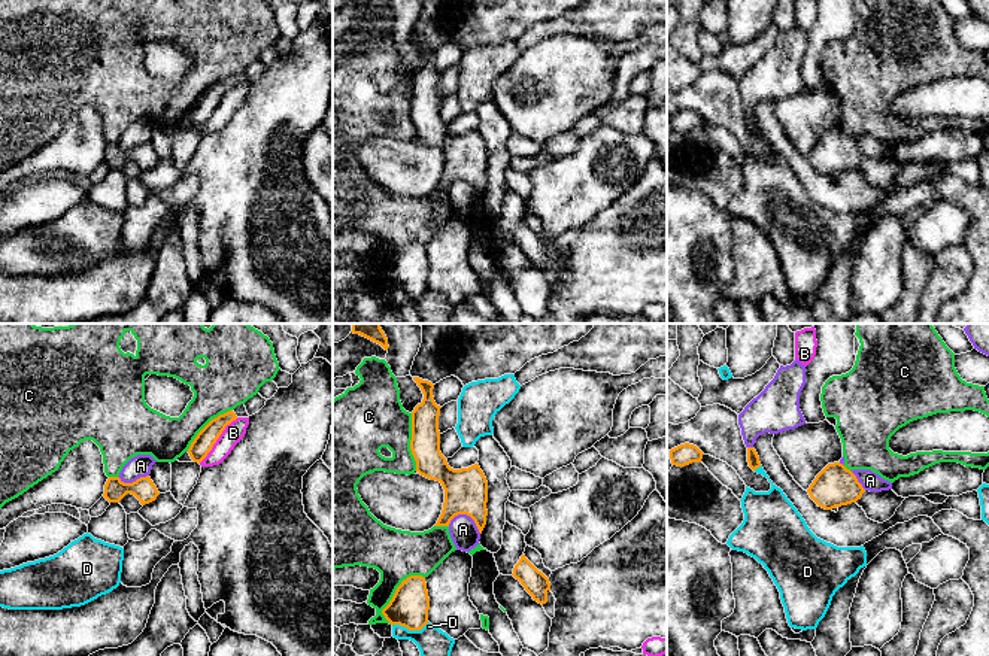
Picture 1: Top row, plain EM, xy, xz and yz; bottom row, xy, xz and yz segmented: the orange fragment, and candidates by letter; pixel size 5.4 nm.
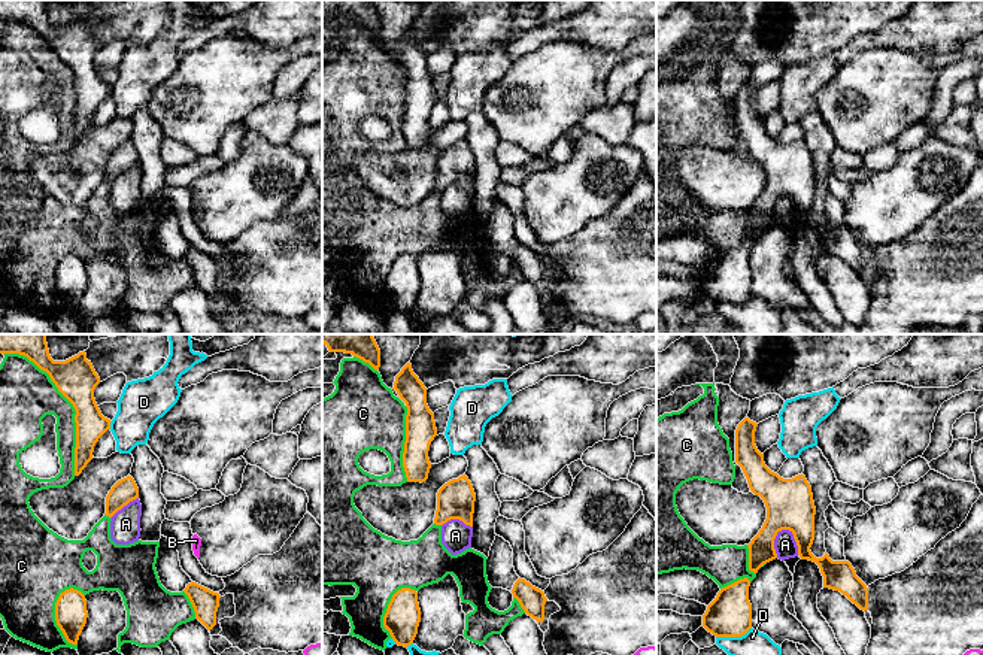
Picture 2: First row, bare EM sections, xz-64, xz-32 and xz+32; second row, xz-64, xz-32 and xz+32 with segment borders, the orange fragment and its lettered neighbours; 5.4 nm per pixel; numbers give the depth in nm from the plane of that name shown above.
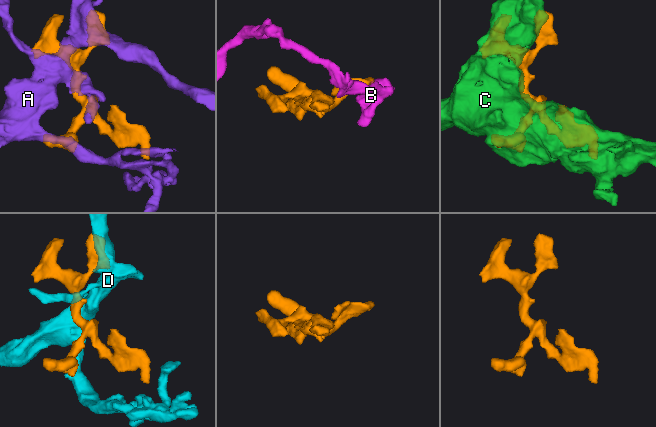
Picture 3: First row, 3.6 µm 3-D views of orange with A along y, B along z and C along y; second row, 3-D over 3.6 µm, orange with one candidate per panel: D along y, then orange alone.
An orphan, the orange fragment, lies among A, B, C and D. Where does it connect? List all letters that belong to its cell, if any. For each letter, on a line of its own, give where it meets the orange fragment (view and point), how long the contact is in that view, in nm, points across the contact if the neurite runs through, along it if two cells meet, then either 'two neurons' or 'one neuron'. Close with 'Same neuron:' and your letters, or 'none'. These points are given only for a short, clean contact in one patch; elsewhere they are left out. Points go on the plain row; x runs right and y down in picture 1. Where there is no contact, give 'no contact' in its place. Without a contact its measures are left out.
A: xz (467, 181) | 190 nm | one neuron
B: xy (218, 103) | 320 nm | two neurons
C: xz (396, 258) | 320 nm | two neurons
D: xz (410, 295) | 190 nm | two neurons
Same neuron: A

